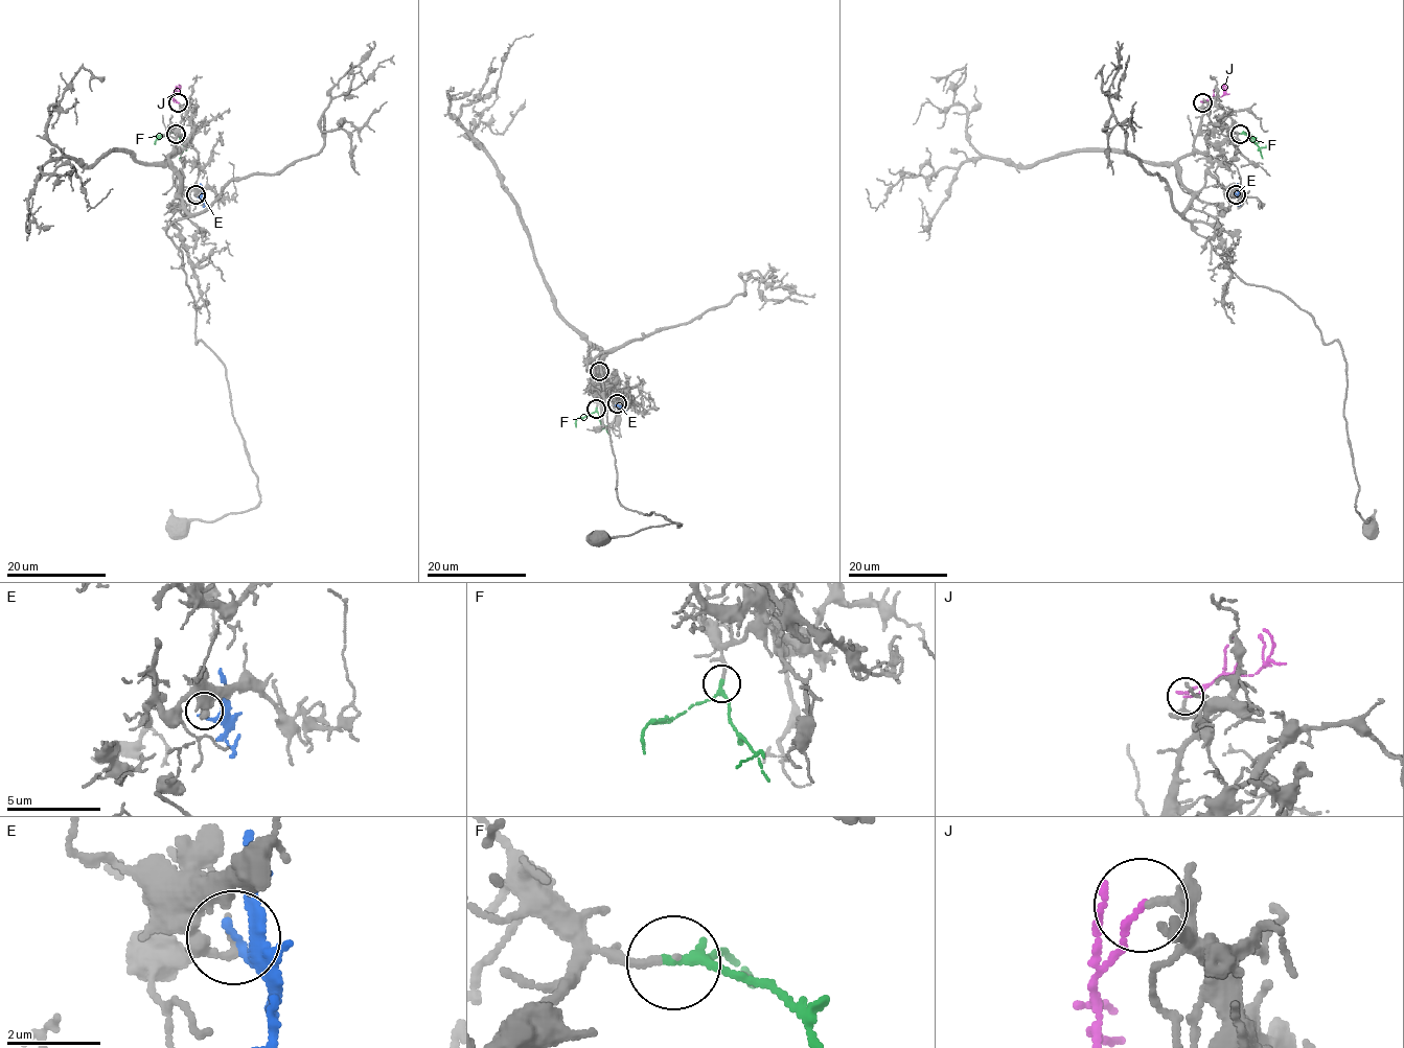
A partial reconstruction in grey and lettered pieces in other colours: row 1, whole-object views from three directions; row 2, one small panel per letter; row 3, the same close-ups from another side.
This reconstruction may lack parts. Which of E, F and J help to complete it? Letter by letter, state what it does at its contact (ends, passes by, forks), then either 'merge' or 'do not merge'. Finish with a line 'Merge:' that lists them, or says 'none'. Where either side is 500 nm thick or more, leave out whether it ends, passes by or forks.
E: it ends there; do not merge
F: it passes by; merge
J: it ends there; do not merge
Merge: F

